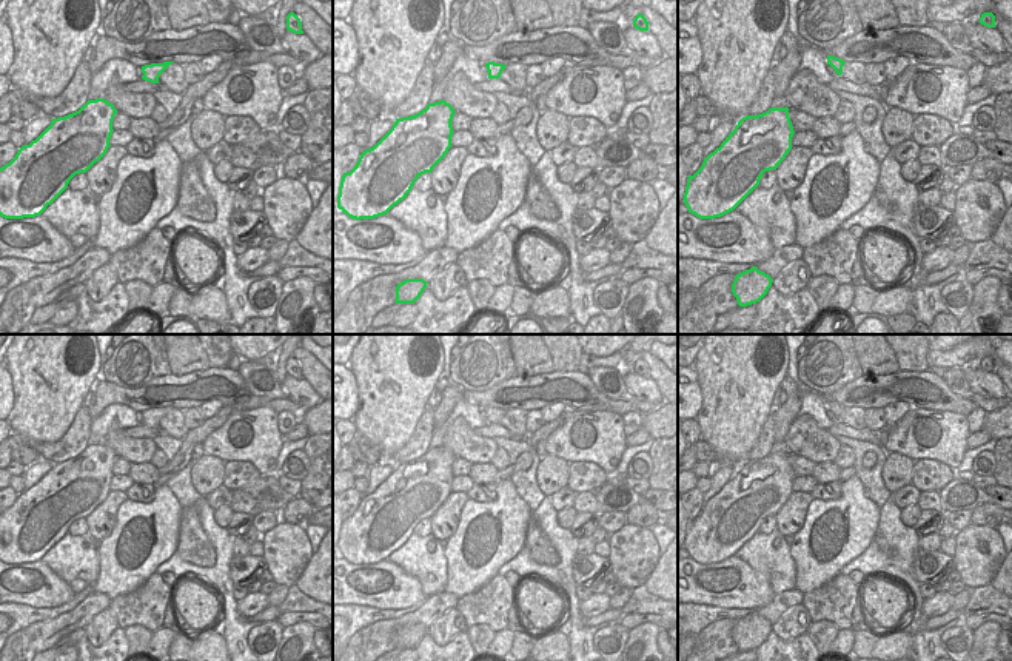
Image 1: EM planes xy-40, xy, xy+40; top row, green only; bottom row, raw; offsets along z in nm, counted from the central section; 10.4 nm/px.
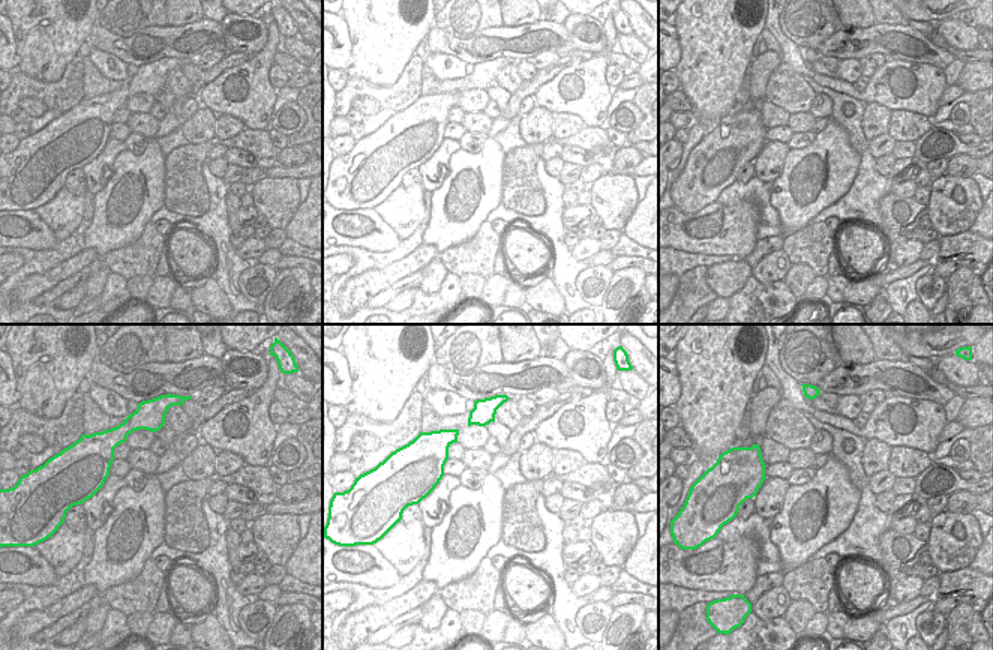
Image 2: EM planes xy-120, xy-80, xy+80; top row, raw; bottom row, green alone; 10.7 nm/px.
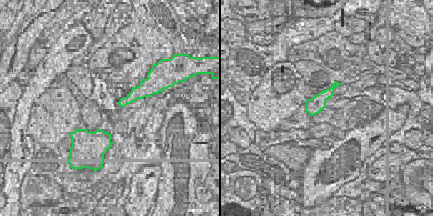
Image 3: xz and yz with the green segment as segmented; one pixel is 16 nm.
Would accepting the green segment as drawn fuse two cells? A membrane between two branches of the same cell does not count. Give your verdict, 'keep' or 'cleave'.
keep

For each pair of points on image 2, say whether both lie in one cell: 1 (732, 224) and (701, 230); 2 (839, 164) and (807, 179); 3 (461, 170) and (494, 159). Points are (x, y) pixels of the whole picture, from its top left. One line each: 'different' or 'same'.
1: same
2: same
3: same

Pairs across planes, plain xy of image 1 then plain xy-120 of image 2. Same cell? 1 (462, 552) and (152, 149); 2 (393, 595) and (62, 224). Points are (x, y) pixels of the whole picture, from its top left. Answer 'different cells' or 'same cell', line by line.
1: same cell
2: different cells

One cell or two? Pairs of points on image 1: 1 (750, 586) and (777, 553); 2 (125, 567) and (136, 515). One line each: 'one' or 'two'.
1: two
2: one

